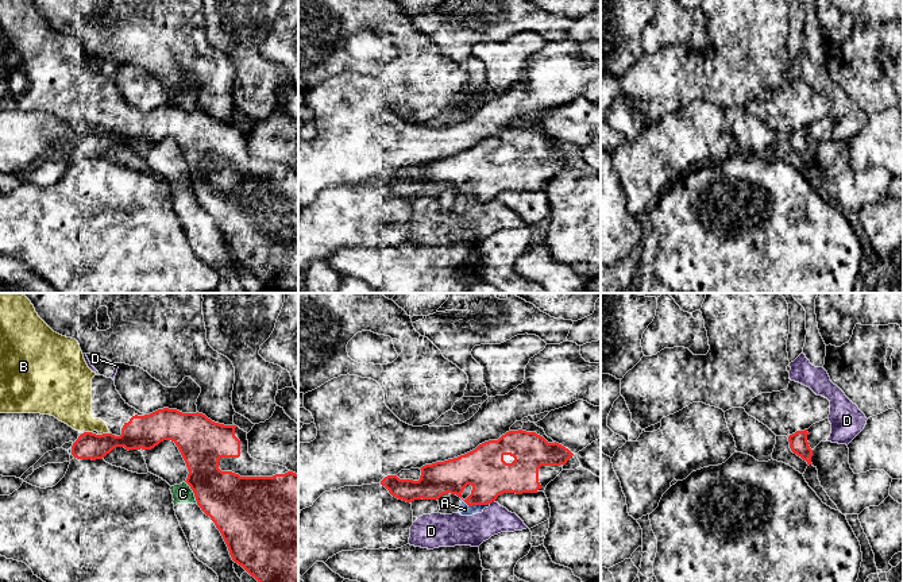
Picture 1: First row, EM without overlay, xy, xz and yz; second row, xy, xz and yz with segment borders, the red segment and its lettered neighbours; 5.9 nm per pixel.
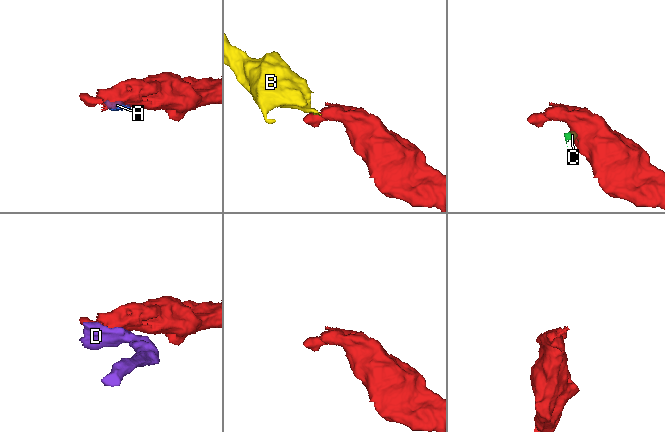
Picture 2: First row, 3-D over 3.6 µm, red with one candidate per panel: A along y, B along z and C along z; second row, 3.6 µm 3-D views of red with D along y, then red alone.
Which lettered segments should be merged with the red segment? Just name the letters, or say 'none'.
B

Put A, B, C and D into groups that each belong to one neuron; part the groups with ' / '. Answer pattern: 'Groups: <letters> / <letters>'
Groups: A C D / B

